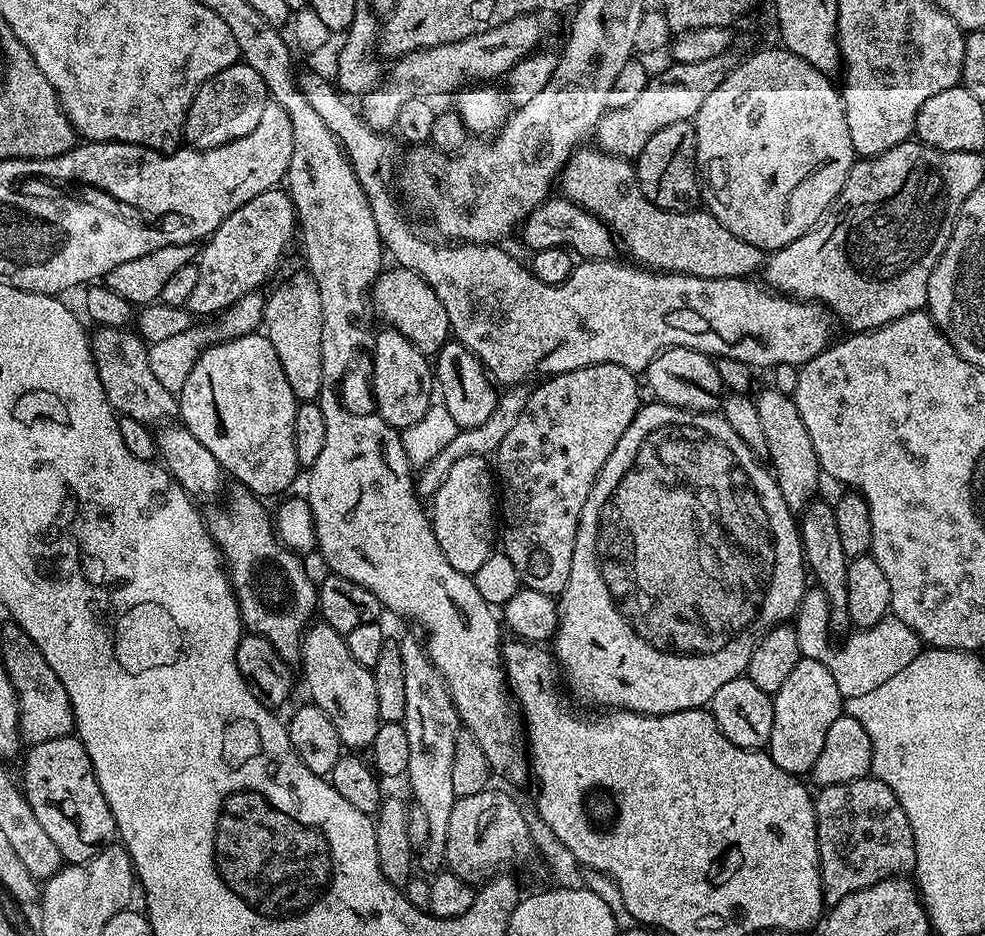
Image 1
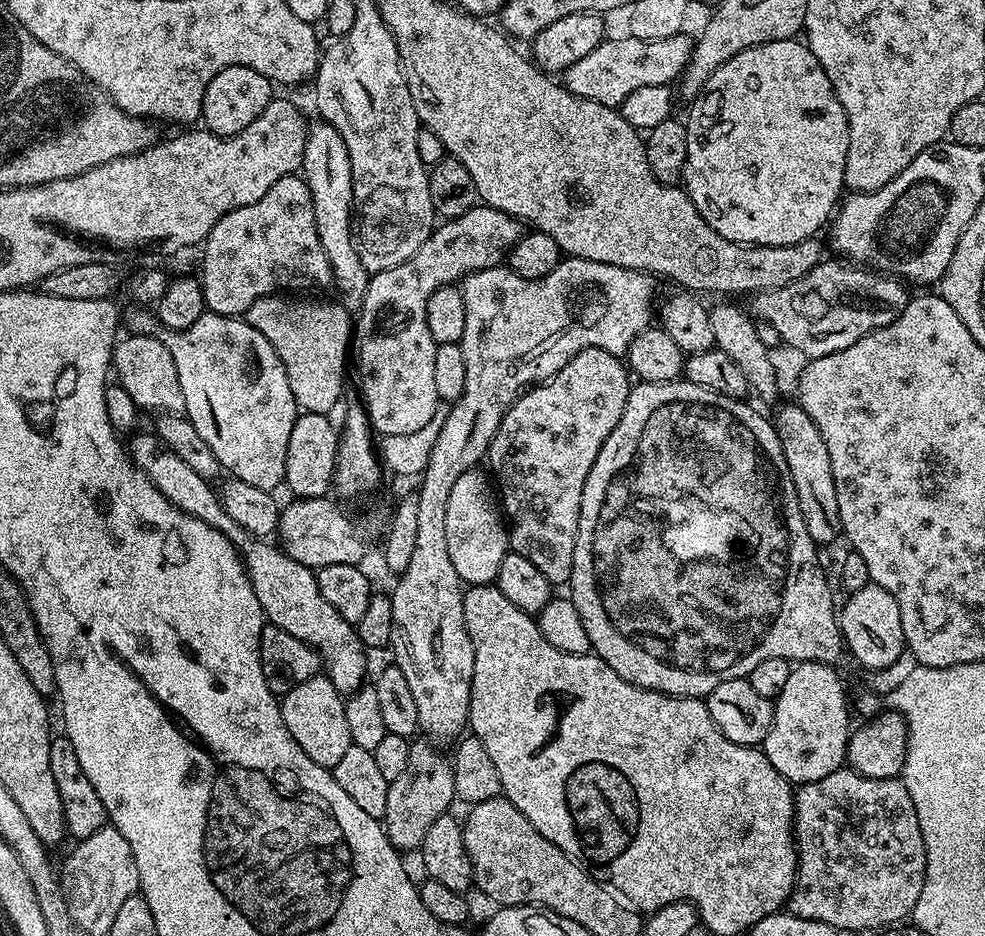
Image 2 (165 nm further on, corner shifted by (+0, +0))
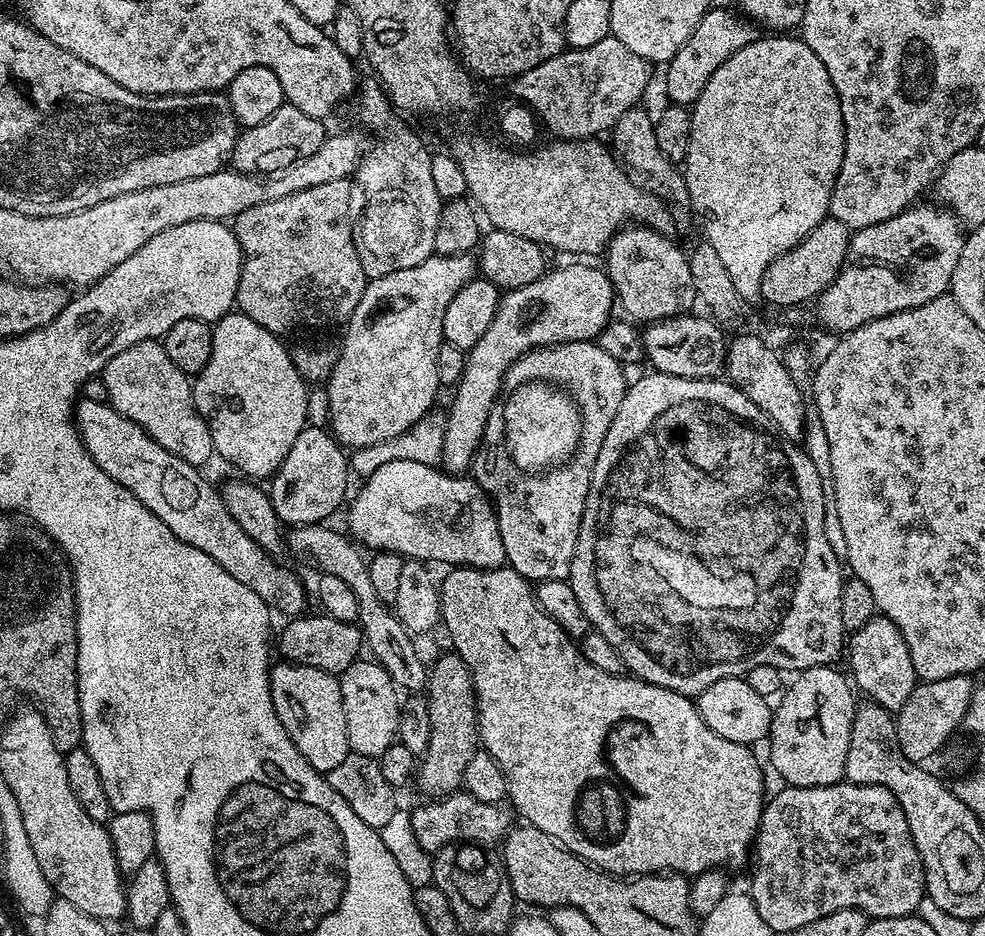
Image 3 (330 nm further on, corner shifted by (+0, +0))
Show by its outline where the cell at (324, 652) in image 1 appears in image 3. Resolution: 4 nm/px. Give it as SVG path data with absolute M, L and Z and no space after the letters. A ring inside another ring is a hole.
M81 399L74 409L74 419L90 458L94 458L94 462L98 462L98 466L102 466L102 470L106 470L106 474L114 478L114 482L126 486L126 490L136 495L138 502L142 502L142 506L146 506L150 514L166 522L166 526L170 526L170 530L178 538L182 538L182 542L193 544L195 548L202 550L202 554L210 554L210 558L214 558L214 562L218 562L218 566L222 566L222 570L226 570L230 578L238 578L238 582L254 590L254 594L258 594L258 598L262 598L262 602L266 602L269 609L277 613L280 611L284 618L301 615L307 609L304 607L308 600L310 604L310 596L309 593L308 596L304 593L303 582L290 569L283 568L277 557L266 554L266 550L262 550L262 546L258 546L258 542L254 542L254 538L250 538L250 534L246 534L242 526L234 522L234 518L230 518L230 510L226 510L219 491L214 484L212 488L211 482L200 473L203 471L197 465L182 462L182 458L158 446L158 442L154 442L154 438L150 438L146 430L142 430L142 426L118 414L118 410L114 410L109 403L99 404Z

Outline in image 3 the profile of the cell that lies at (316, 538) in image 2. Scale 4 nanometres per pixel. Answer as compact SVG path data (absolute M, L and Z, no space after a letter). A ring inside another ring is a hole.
M395 460L386 462L386 466L378 466L374 474L365 477L363 484L354 500L348 504L349 533L359 545L368 546L374 552L397 552L409 560L437 560L440 564L457 568L505 567L496 510L480 485L467 475L449 474L439 467L422 462Z

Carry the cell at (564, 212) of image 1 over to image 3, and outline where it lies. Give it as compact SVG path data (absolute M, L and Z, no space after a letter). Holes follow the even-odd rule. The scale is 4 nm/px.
M430 255L422 262L418 262L418 266L410 266L406 270L394 270L394 274L386 274L377 280L369 280L364 287L362 294L362 302L358 302L358 306L354 310L354 314L348 320L346 327L343 329L344 341L341 342L340 348L336 352L336 364L333 366L332 373L326 381L326 403L328 406L328 424L330 431L335 436L338 443L348 450L357 448L369 448L378 442L386 442L390 438L398 438L398 434L402 434L406 430L410 430L410 426L425 416L426 413L433 411L436 400L436 391L441 391L441 384L438 382L438 350L444 343L444 331L442 330L442 318L446 318L446 306L450 306L454 294L458 294L458 290L462 290L462 286L466 286L477 275L478 264L471 255L466 256L438 256Z

